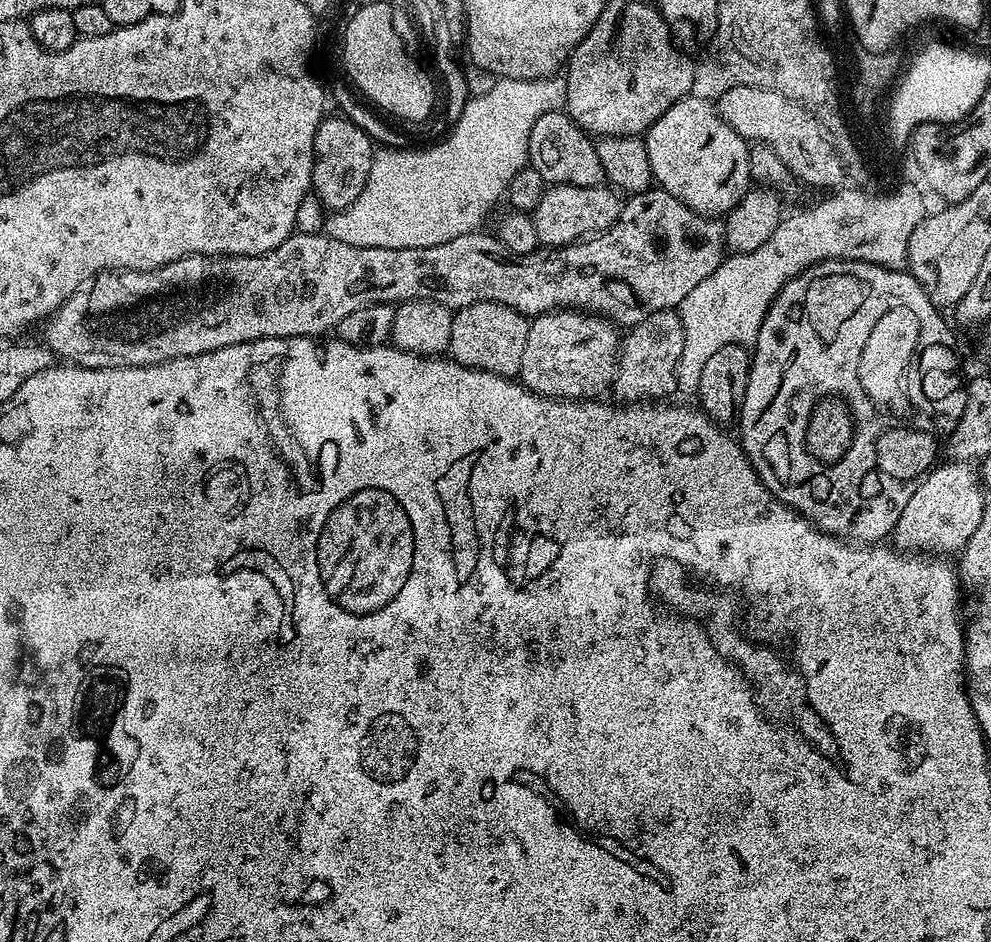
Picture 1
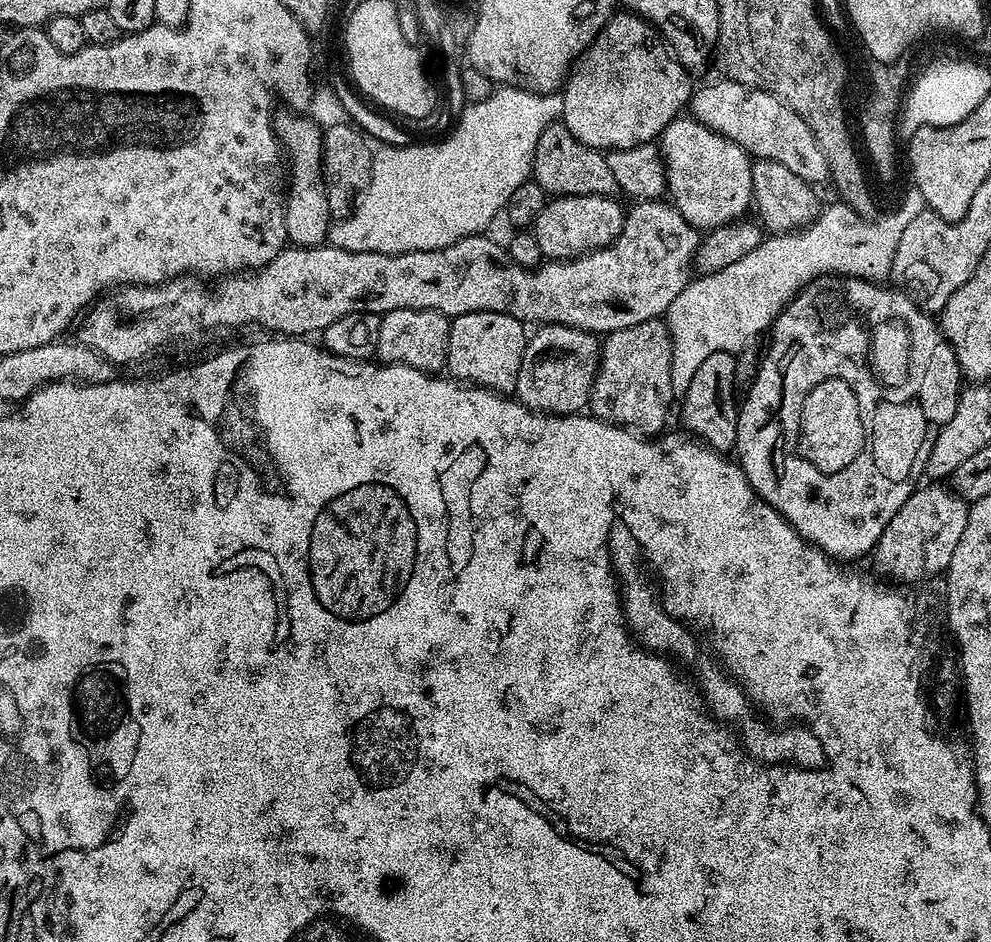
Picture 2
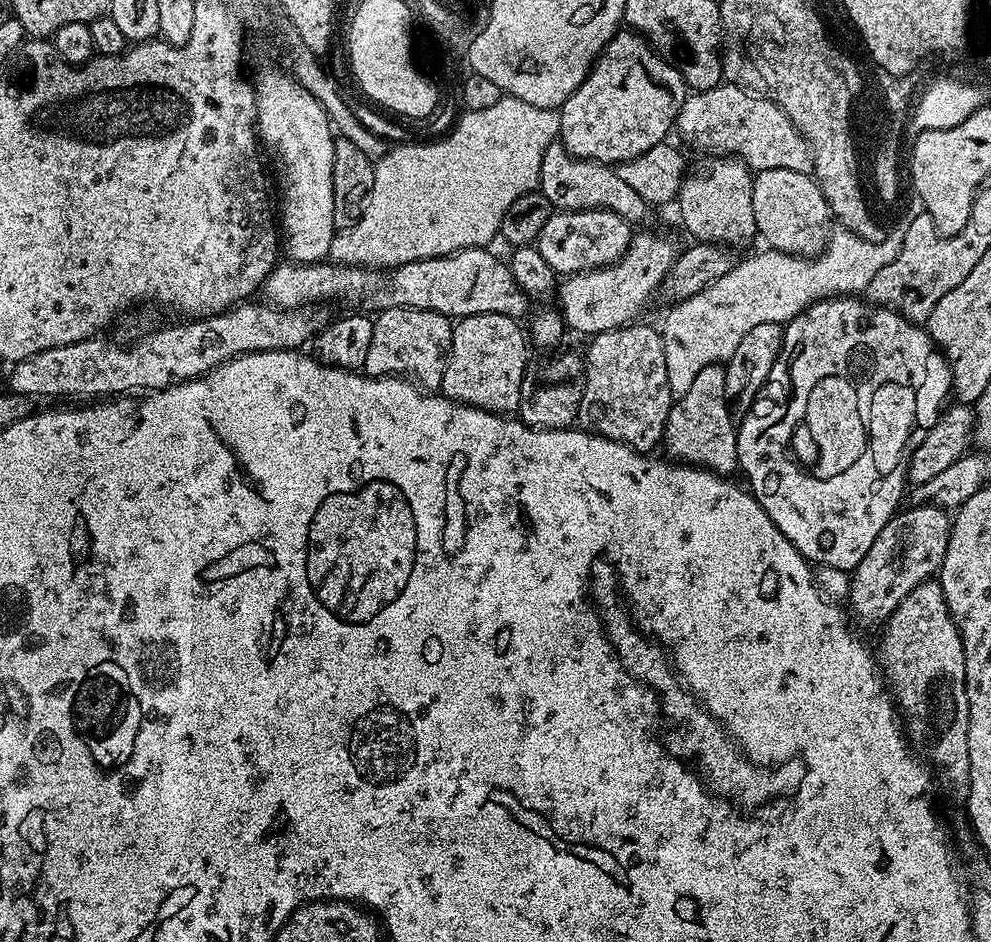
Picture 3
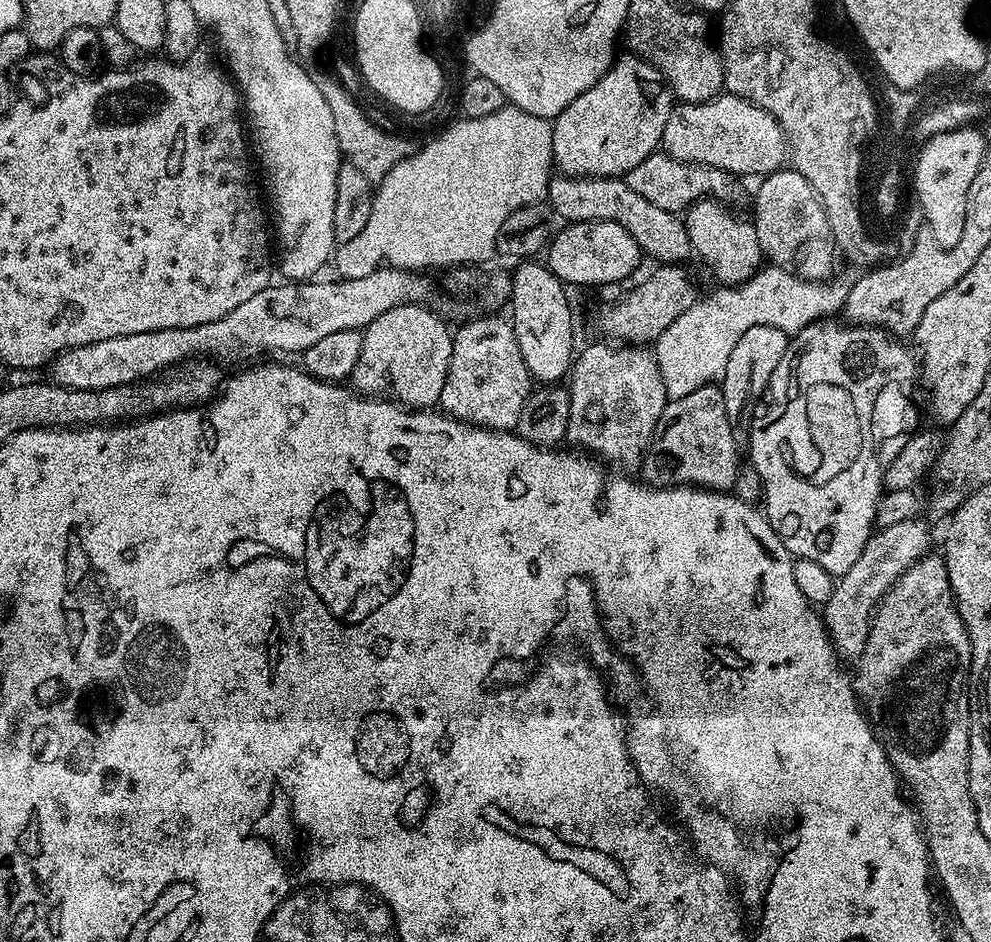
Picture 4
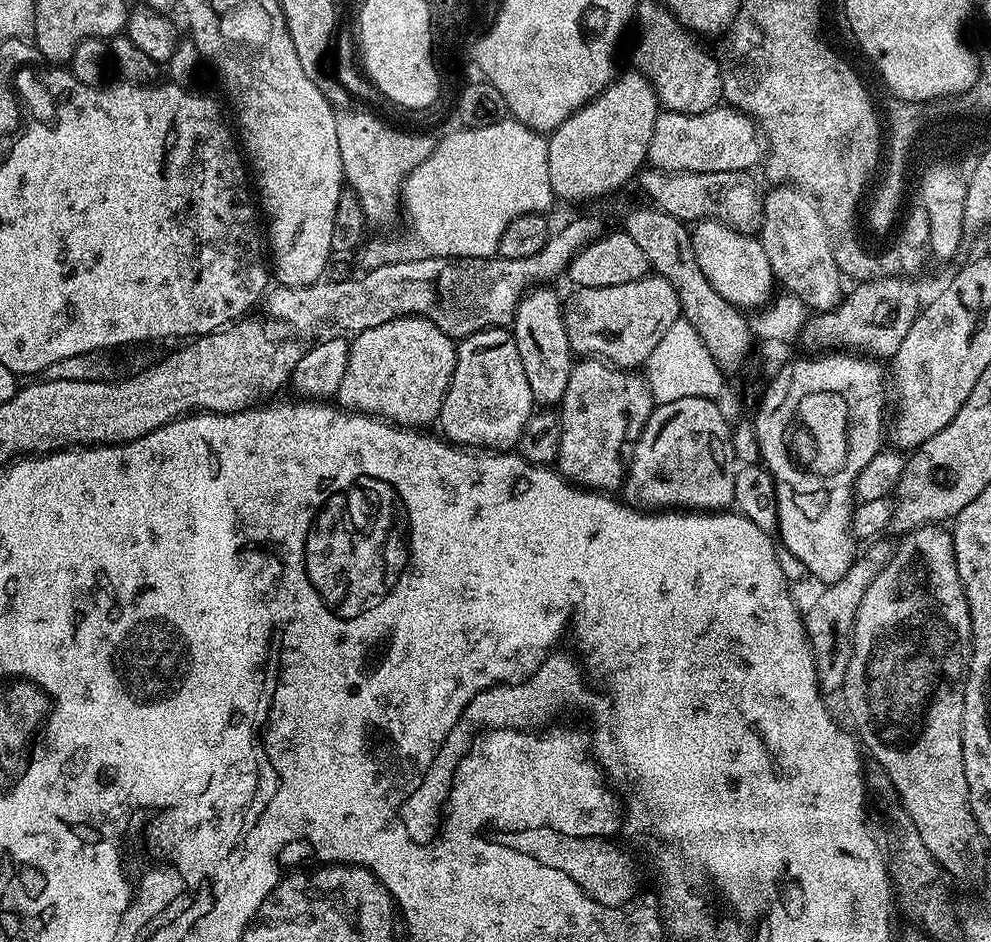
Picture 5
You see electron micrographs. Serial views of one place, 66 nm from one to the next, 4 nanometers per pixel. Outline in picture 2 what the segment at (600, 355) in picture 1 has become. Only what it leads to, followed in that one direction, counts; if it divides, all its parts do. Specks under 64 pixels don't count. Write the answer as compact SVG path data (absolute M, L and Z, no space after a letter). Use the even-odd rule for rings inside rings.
M542 324L527 337L522 366L516 375L515 399L532 412L575 416L588 408L596 372L600 369L601 341L591 332L565 324Z

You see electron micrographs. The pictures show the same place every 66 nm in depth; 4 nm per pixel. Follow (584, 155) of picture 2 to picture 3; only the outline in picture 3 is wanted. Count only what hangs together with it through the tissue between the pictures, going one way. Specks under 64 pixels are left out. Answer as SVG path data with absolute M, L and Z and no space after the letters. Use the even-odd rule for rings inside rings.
M559 142L546 146L542 154L538 190L551 202L553 209L573 212L583 208L586 210L605 208L618 214L633 226L640 226L639 224L647 218L650 212L649 204L624 179L618 178L613 165L603 164L597 160L581 160L569 154Z

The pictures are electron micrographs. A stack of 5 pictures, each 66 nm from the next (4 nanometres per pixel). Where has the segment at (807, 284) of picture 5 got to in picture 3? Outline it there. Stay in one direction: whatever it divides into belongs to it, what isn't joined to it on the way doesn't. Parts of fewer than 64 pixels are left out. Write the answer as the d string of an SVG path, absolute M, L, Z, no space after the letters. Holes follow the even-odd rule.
M781 168L755 173L752 177L752 201L759 239L764 239L771 251L811 258L828 245L828 200L809 173Z

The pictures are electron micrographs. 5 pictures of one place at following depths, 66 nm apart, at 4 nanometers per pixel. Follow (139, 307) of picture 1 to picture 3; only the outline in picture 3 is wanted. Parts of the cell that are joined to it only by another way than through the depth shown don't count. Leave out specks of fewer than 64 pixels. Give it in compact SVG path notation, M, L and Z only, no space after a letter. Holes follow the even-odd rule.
M637 231L621 260L604 268L591 268L588 272L563 277L558 284L558 311L565 325L571 331L573 328L576 332L595 334L633 323L639 317L636 315L651 302L652 295L661 291L666 274L671 272L677 255L678 248L666 237L656 232ZM487 247L467 248L449 256L406 262L387 270L357 268L335 262L280 262L264 279L262 296L277 308L302 308L324 302L320 300L345 300L348 304L365 304L376 314L386 308L418 308L436 311L449 318L491 312L506 314L515 320L527 317L530 298L516 285L507 263L488 251L492 250Z

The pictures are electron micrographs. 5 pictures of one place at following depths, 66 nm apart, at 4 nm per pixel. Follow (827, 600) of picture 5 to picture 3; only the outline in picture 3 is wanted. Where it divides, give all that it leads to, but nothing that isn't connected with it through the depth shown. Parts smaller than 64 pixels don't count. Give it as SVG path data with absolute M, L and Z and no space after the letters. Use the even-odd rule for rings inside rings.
M917 504L897 511L890 522L882 526L882 534L874 538L874 546L866 550L866 558L850 573L852 585L848 588L848 604L853 614L864 624L887 621L914 586L939 573L946 558L951 529L949 513L937 505Z

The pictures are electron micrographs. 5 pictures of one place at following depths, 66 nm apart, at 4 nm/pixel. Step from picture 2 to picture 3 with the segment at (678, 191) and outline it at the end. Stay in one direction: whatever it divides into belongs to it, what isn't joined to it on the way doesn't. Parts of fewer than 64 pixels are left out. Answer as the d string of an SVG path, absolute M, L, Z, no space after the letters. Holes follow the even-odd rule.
M708 158L696 173L685 175L684 184L680 187L678 205L680 220L686 231L701 244L719 244L733 246L744 244L747 240L756 240L758 233L754 222L754 202L752 201L753 173L744 165L743 160L735 158Z

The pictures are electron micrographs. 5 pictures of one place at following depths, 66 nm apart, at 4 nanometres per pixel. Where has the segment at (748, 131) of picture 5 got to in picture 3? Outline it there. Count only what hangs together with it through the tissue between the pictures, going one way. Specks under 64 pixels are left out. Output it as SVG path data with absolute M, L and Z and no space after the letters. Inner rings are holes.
M721 82L710 90L685 95L674 128L686 143L708 152L704 154L743 160L753 173L775 168L812 172L812 148L784 109L736 84Z

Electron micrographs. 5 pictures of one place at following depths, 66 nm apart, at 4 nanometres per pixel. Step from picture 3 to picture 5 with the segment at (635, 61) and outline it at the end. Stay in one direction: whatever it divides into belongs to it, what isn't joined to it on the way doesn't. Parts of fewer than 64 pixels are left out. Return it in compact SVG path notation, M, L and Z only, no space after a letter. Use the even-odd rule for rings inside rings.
M639 70L631 71L611 81L547 137L550 186L557 201L596 200L618 191L645 167L650 136L662 109L652 84Z

